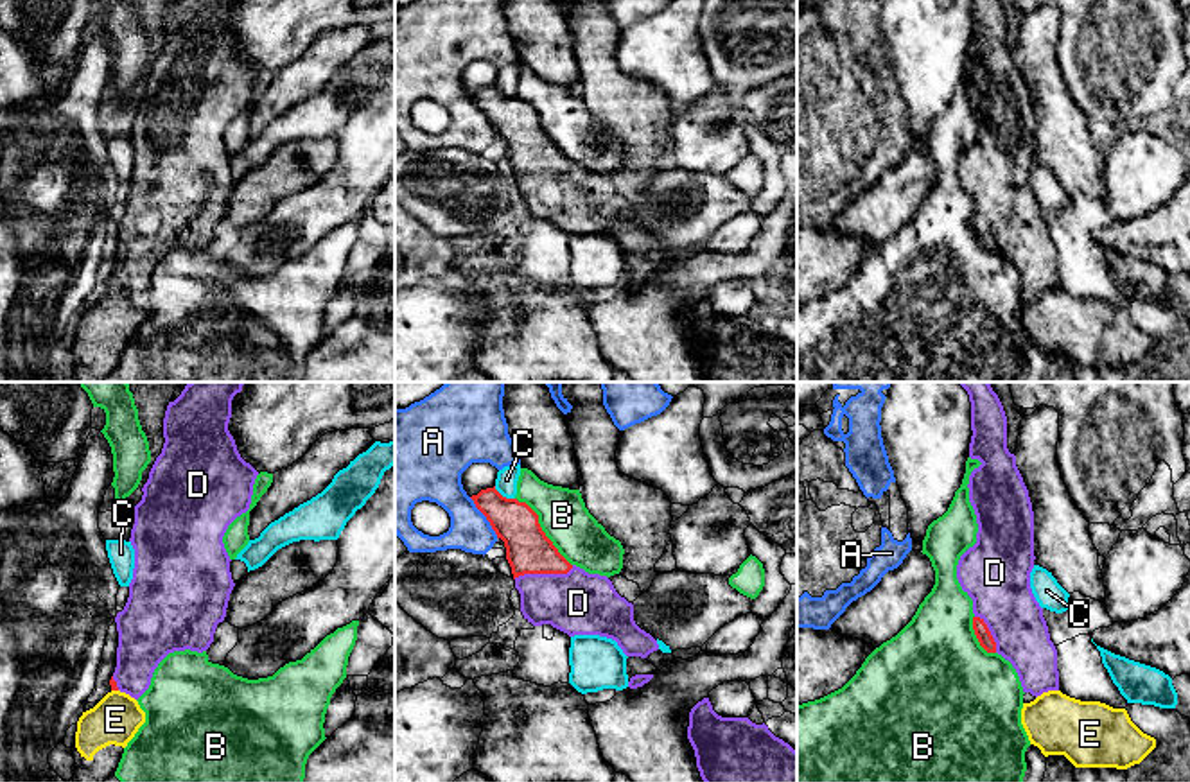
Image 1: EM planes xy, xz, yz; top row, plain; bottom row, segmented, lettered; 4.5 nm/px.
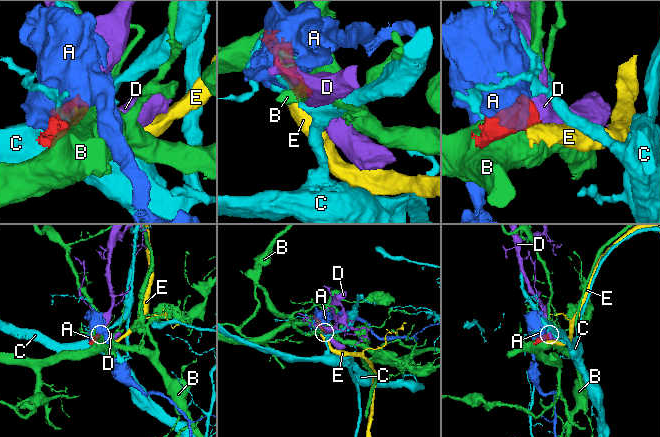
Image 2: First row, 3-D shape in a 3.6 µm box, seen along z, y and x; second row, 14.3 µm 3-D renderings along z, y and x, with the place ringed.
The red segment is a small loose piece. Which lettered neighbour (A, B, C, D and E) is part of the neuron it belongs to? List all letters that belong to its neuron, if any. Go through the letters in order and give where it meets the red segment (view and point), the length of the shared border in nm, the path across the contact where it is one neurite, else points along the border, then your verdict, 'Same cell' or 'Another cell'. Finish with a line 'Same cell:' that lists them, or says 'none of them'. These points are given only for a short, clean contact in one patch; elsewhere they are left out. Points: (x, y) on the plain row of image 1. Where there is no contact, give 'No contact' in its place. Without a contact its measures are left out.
A: Touches red at xz (485, 113). Shared border 220 nm. Another cell
B: Touches red at xz (541, 128). Shared border 400 nm. Another cell
C: Touches red at xz (505, 95). Shared border 110 nm. Another cell
D: Touches red at xz (542, 171). Shared border 280 nm. Same cell
E: Touches red at xy (115, 287). Shared border 30 nm. Boundary: xy (112, 287), (117, 289). Another cell
Same cell: D

